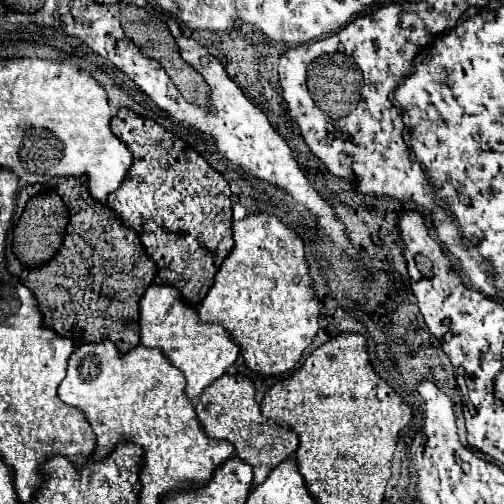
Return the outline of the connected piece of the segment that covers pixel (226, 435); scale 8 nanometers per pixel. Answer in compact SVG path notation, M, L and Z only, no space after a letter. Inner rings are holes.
M230 374L216 378L204 392L196 398L196 414L200 418L202 428L208 436L228 440L236 446L236 456L248 462L254 468L254 486L262 484L266 476L288 456L292 456L298 448L298 434L288 426L278 426L272 420L264 418L260 412L260 404L254 398L256 390L250 378L244 374Z

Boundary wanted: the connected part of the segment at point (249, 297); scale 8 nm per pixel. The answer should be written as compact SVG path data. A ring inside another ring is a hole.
M250 212L240 222L234 222L232 228L234 248L216 272L214 284L208 290L206 298L198 304L198 316L202 322L222 324L232 334L234 342L240 344L244 362L250 370L264 376L288 372L300 362L302 352L310 346L312 338L318 332L320 304L314 294L314 280L308 272L304 242L276 214L268 212Z

